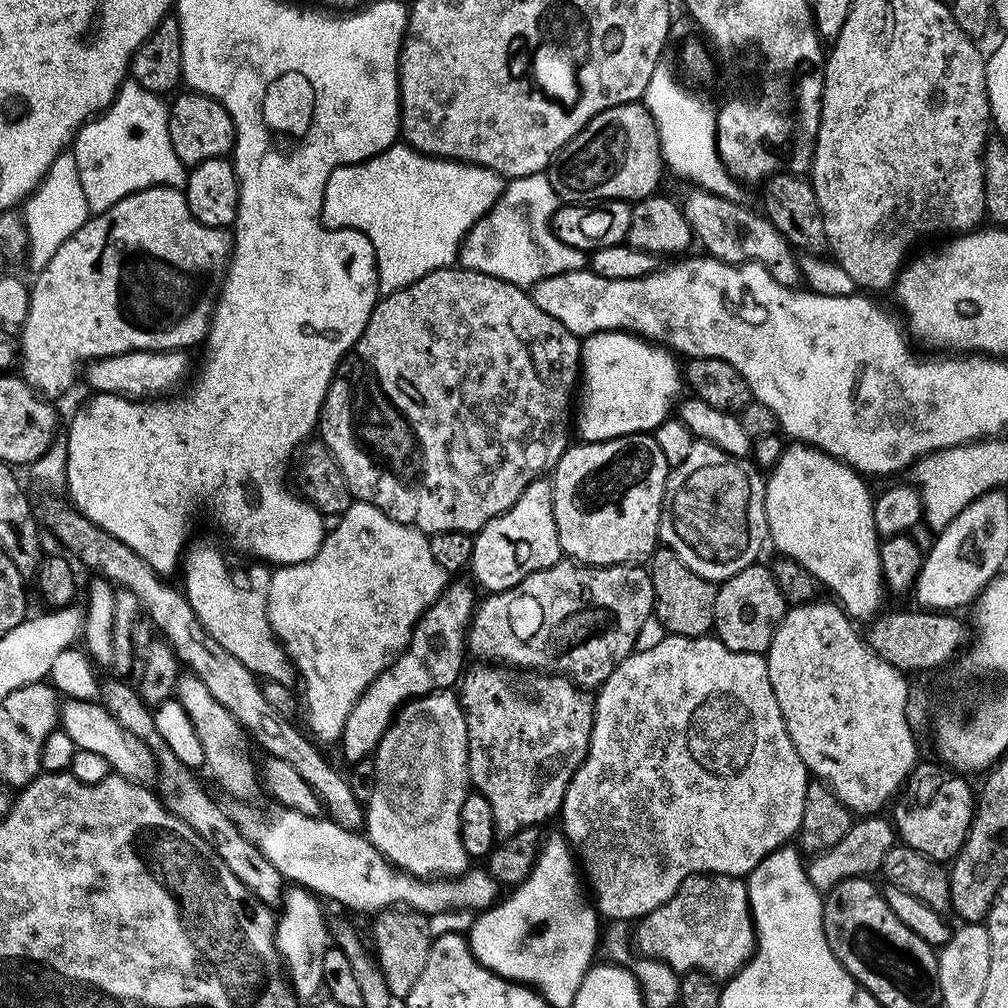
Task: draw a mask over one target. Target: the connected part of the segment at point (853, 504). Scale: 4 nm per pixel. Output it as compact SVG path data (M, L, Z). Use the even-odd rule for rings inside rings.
M792 442L767 473L764 493L771 547L776 547L781 557L800 563L816 582L824 583L849 617L857 621L875 617L886 597L880 573L881 537L876 533L874 492L867 483L861 473L841 460L811 444Z

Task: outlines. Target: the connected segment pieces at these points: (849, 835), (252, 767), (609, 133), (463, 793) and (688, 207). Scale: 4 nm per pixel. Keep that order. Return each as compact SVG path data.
M868 814L857 819L834 846L815 853L807 861L808 877L816 889L826 894L831 888L838 886L838 882L859 876L868 878L873 875L871 872L879 873L883 869L886 854L890 854L894 843L894 825L891 819L884 817L883 820L882 817L880 814Z
M184 674L177 679L175 699L180 699L180 704L184 707L184 712L188 715L188 720L192 723L192 728L196 731L194 735L195 743L202 753L202 764L208 767L208 772L229 792L232 796L237 796L237 801L248 802L253 798L256 791L260 792L262 780L258 775L258 764L252 761L252 756L247 752L249 737L246 735L243 726L202 686L202 682L191 674Z
M640 102L619 104L599 112L582 131L570 138L570 142L566 142L566 146L562 146L562 150L558 150L558 154L546 169L550 186L554 186L561 201L570 204L601 200L645 200L647 196L655 196L661 191L660 179L664 172L666 176L666 165L664 156L660 153L660 139L654 126L654 118Z
M445 690L442 692L431 692L425 696L418 696L409 700L407 704L400 707L392 725L382 734L382 742L378 742L374 753L374 794L369 798L366 805L366 835L370 843L382 853L395 868L408 872L411 876L421 878L455 878L464 875L470 868L470 857L462 846L458 818L462 810L462 802L467 798L470 791L468 779L468 731L466 730L466 718L460 705L460 697L455 691Z
M693 187L692 193L682 200L686 218L692 227L692 235L701 244L703 251L715 260L727 264L761 264L765 270L782 286L795 289L801 283L800 260L787 238L767 216L747 208L744 202L727 200L718 194L703 192Z

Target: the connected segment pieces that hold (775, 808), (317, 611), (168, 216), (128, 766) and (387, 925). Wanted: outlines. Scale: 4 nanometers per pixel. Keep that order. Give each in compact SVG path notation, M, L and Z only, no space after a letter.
M668 634L663 638L665 640L660 640L657 644L650 645L649 648L642 649L643 647L641 647L639 650L634 650L612 671L610 678L606 678L595 693L596 713L594 714L594 726L590 734L588 753L584 759L584 764L578 766L578 770L566 790L564 801L558 813L559 819L564 819L562 835L572 845L572 851L582 865L582 872L586 877L587 887L594 897L594 907L601 917L606 916L604 918L607 918L609 921L629 920L631 922L638 922L646 914L658 910L658 906L662 906L667 900L674 898L678 886L682 886L682 882L686 882L686 878L690 878L691 876L703 876L707 874L710 876L747 877L748 873L754 870L754 866L758 866L758 862L762 862L762 858L769 856L776 848L785 847L786 842L791 841L788 839L791 836L793 839L799 833L800 823L802 822L802 810L806 806L806 790L810 783L810 773L808 767L802 762L802 758L798 758L798 750L794 750L794 742L790 742L790 734L786 730L786 722L782 722L782 710L778 710L778 698L774 698L774 686L770 686L767 659L758 652L735 652L734 650L730 650L721 640L717 640L711 635L673 636Z
M354 502L333 524L336 525L333 528L331 525L330 531L325 535L322 546L318 550L318 554L314 554L314 558L297 564L286 564L273 571L268 591L268 617L272 632L284 645L284 651L287 652L288 659L292 662L295 675L304 683L302 716L308 719L309 729L307 728L307 731L317 741L332 740L332 742L336 742L344 733L346 718L350 714L350 710L354 710L354 702L358 702L358 698L362 698L366 686L370 686L370 682L374 682L374 678L378 678L378 674L382 674L382 670L386 670L398 659L401 652L404 651L404 647L408 645L408 639L412 636L412 628L420 621L420 615L444 593L446 574L442 570L442 566L438 566L438 562L434 562L434 554L430 554L430 542L425 533L411 528L409 524L394 522L386 513L374 506Z
M163 186L147 188L122 198L114 206L110 206L110 210L89 215L88 221L77 232L70 234L70 238L66 238L66 242L62 242L62 246L58 246L54 258L50 258L50 262L46 262L46 266L35 273L36 281L31 281L30 310L26 314L23 328L18 332L19 375L45 400L56 402L56 399L75 380L78 380L85 362L138 350L175 352L177 350L192 350L195 344L196 347L203 345L208 335L208 329L212 327L212 312L216 309L216 300L220 297L220 285L224 283L224 274L228 271L228 261L232 258L232 238L233 233L229 229L206 226L202 222L198 222L198 218L194 218L194 214L190 214L190 206L186 202L183 191L178 188Z
M65 699L60 705L58 724L66 734L70 734L70 738L74 738L79 751L102 754L102 758L106 758L109 769L115 775L124 776L127 780L143 785L157 779L158 765L152 750L147 748L141 740L134 738L134 734L126 731L106 711L103 703L96 700Z
M393 906L375 913L373 920L376 920L372 924L372 944L376 947L374 963L380 969L393 1001L402 1002L410 994L414 982L418 982L422 966L426 966L426 954L430 954L434 936L428 933L429 917L410 908Z

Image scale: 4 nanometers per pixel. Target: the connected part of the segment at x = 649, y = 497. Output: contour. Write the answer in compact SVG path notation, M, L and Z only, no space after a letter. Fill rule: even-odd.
M646 432L569 446L550 476L561 553L573 562L589 566L634 564L643 561L643 556L651 557L658 547L660 512L669 471L655 435Z

